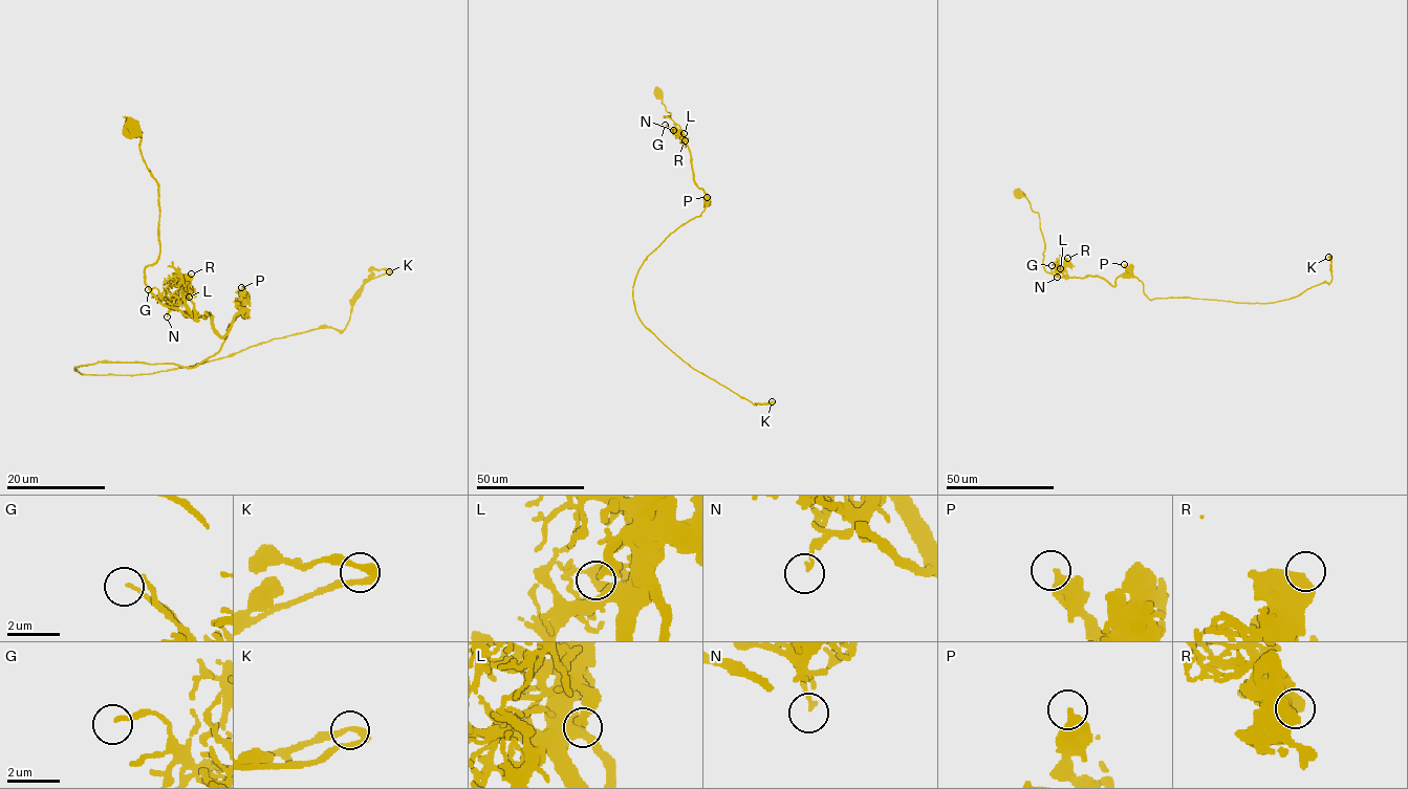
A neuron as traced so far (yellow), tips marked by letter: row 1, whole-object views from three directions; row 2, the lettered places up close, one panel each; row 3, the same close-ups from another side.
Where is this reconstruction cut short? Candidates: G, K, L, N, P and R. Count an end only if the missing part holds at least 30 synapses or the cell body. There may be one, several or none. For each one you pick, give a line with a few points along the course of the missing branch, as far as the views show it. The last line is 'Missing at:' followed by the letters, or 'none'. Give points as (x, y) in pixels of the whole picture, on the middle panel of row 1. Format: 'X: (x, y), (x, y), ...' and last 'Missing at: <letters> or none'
Missing at: none

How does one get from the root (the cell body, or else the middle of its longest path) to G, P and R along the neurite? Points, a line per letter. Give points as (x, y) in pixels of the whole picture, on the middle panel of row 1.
G: (657, 91), (670, 113), (671, 117), (664, 116), (675, 123), (684, 135), (675, 133), (665, 125)
P: (657, 91), (670, 113), (671, 117), (664, 116), (684, 133), (693, 181), (707, 197)
R: (657, 91), (670, 113), (671, 117), (664, 116), (679, 127), (685, 140)

